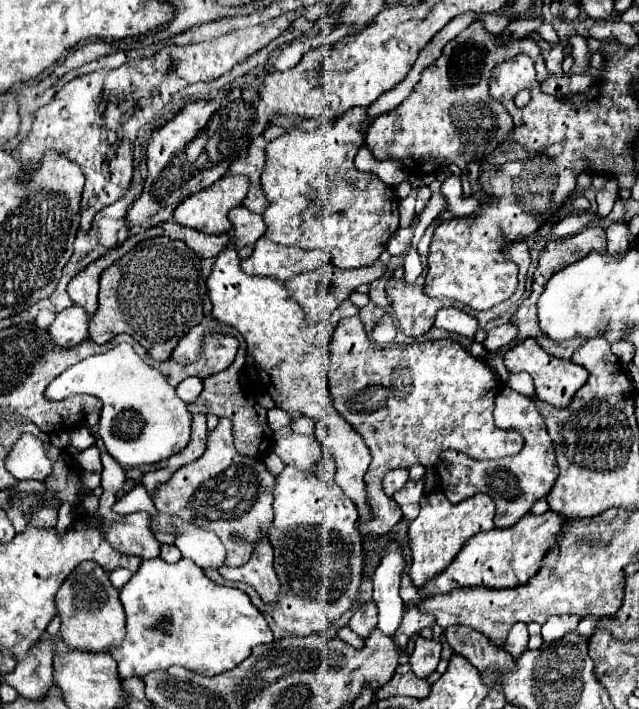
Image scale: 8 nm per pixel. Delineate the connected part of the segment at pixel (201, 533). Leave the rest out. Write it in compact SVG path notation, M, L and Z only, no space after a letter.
M172 517L174 545L180 549L182 557L192 559L200 569L220 569L226 559L226 547L220 537L198 525Z

